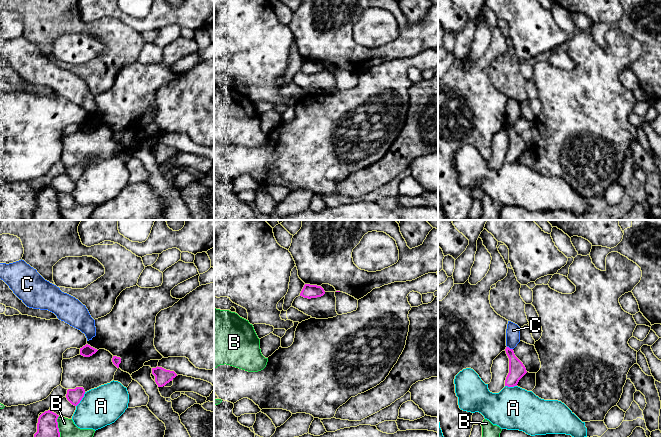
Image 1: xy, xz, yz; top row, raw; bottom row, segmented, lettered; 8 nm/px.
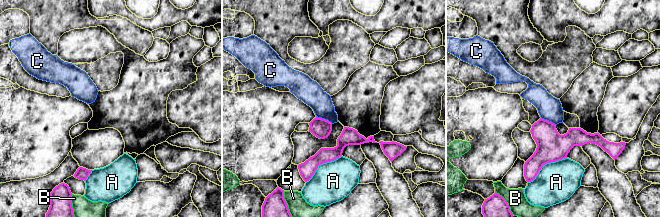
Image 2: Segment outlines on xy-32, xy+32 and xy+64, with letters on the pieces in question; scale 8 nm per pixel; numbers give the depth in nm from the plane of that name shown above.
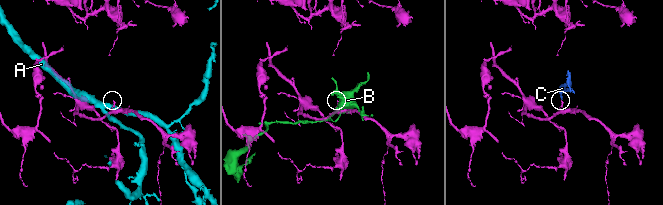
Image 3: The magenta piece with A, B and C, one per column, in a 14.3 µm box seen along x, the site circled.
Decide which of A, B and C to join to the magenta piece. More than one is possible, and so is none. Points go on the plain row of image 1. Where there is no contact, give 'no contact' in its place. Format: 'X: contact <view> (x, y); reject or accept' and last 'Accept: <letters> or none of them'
A: contact xy (81, 175); reject
B: contact xy (58, 206); reject
C: contact yz (509, 124); reject
Accept: none of them

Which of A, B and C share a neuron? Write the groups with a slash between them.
A / B / C

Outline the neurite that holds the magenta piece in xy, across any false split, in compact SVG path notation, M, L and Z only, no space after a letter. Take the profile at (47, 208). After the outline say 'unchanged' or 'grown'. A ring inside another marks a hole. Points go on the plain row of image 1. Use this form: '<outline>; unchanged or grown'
M50 186L39 192L34 220L64 220L58 204L58 193L59 191Z; unchanged

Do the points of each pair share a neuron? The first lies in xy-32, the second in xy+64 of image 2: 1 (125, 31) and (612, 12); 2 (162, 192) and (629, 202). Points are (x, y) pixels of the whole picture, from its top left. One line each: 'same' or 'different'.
1: different
2: different

